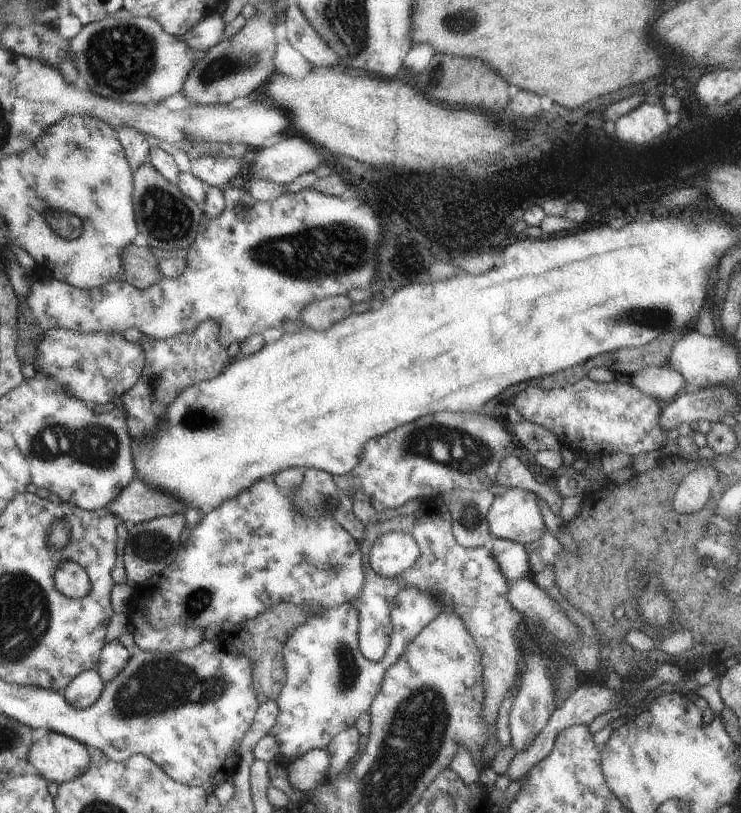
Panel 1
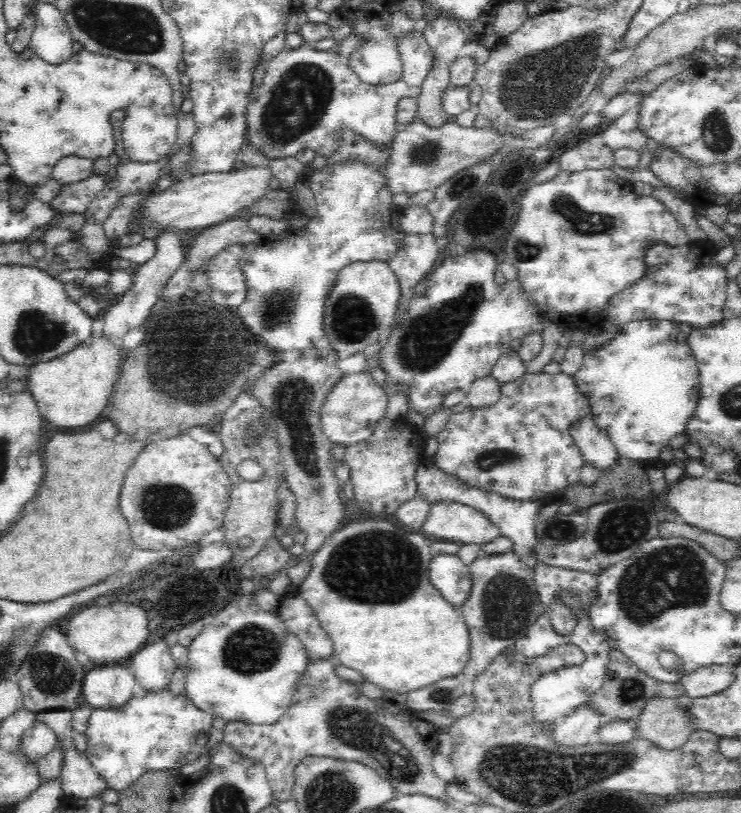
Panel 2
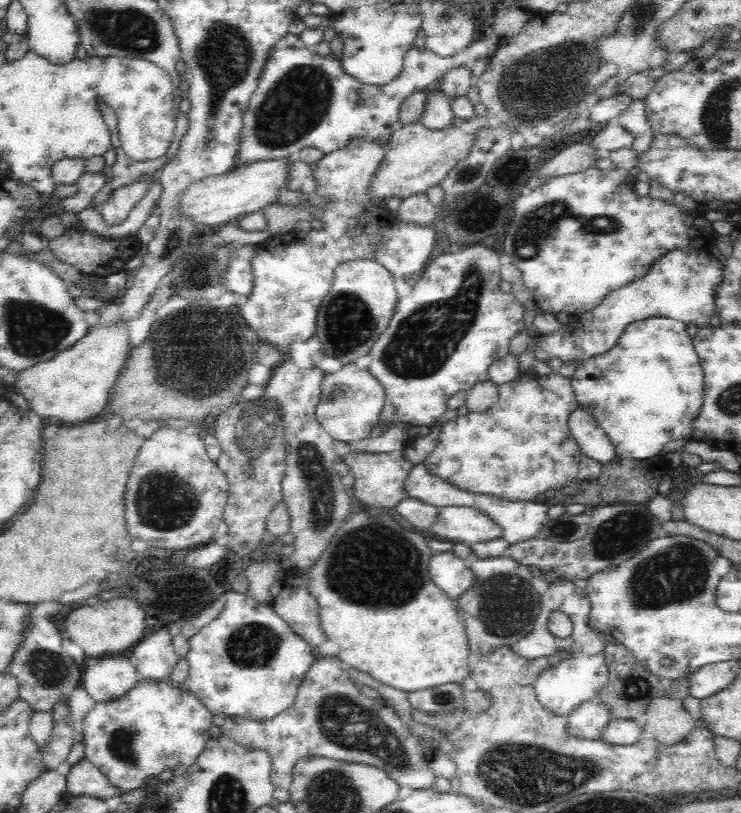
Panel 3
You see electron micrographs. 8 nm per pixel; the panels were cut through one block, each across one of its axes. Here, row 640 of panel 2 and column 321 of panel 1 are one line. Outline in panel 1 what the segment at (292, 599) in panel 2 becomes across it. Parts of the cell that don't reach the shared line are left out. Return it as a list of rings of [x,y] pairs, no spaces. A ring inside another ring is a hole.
[[[330,296],[322,298],[318,301],[313,301],[311,304],[306,305],[300,312],[299,323],[305,323],[313,331],[324,331],[328,329],[332,324],[344,319],[352,312],[352,302],[347,296]]]

